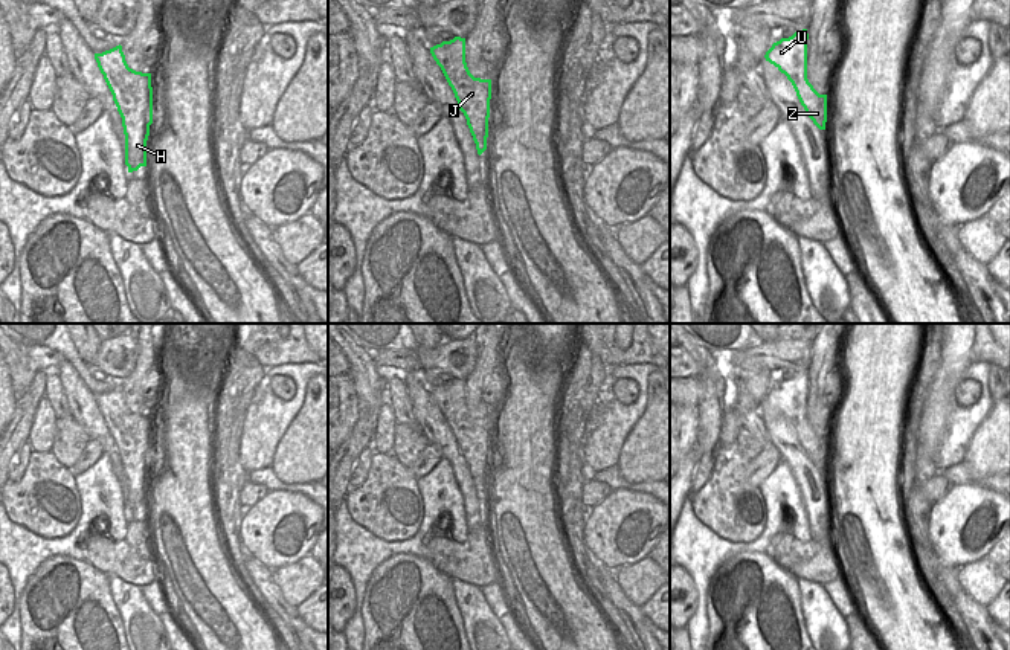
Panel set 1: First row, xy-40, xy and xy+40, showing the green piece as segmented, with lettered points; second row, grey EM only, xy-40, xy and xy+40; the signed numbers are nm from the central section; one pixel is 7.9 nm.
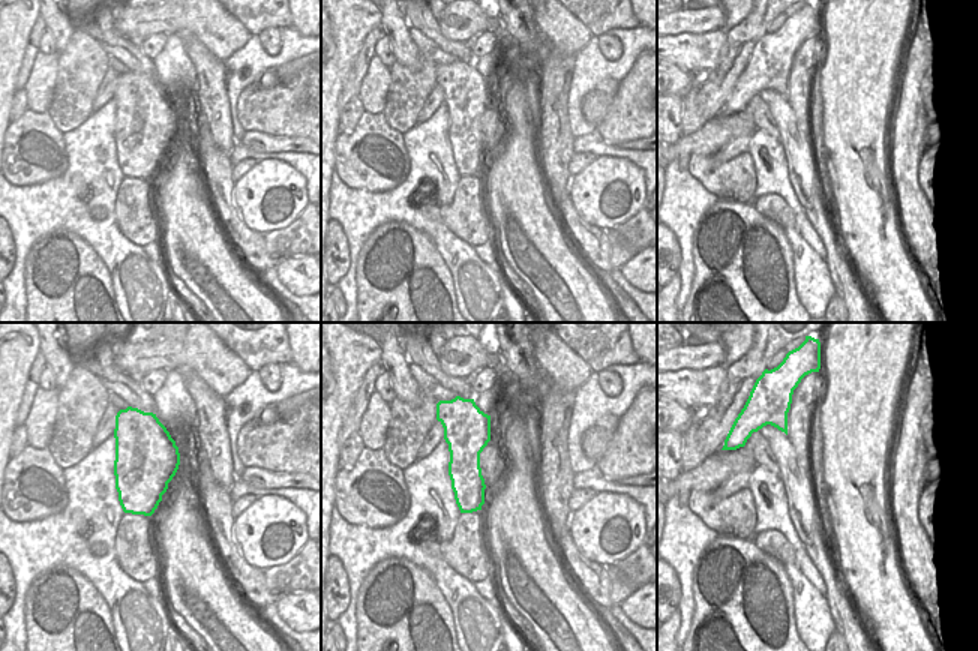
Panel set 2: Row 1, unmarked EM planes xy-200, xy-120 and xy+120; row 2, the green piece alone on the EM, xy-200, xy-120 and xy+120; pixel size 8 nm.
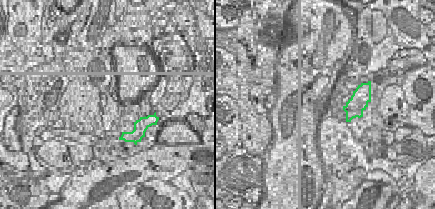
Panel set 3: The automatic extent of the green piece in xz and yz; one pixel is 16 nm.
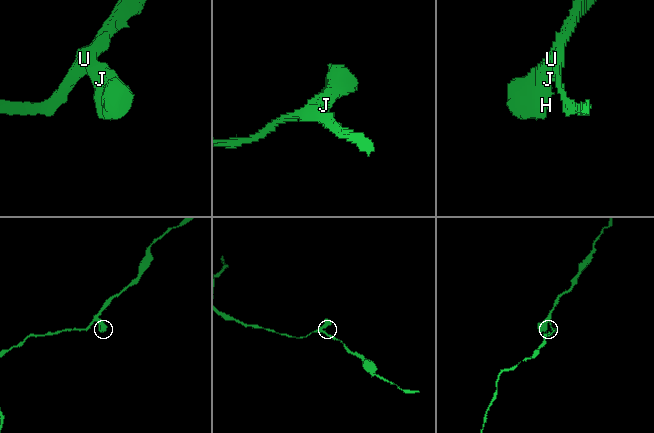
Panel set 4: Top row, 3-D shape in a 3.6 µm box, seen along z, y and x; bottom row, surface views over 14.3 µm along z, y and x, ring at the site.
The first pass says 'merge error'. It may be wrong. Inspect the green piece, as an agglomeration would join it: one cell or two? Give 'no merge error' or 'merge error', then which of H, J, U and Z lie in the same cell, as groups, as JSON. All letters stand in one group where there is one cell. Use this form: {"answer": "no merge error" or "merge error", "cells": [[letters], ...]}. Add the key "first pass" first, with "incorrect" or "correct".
{"first pass": "incorrect", "answer": "no merge error", "cells": [["H", "J", "U", "Z"]]}

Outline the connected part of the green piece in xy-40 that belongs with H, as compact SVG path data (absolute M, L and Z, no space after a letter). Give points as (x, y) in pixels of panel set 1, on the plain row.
M121 386L95 395L95 401L122 459L125 507L128 514L137 513L146 508L146 482L153 465L151 415L130 410Z

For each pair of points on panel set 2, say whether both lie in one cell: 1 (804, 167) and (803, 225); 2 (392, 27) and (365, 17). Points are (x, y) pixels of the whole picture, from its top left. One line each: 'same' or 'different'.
1: different
2: different

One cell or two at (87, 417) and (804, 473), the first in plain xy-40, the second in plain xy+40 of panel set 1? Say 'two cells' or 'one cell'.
one cell

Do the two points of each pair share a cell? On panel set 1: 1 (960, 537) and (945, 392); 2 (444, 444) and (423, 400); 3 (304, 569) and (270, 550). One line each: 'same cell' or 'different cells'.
1: different cells
2: same cell
3: different cells

